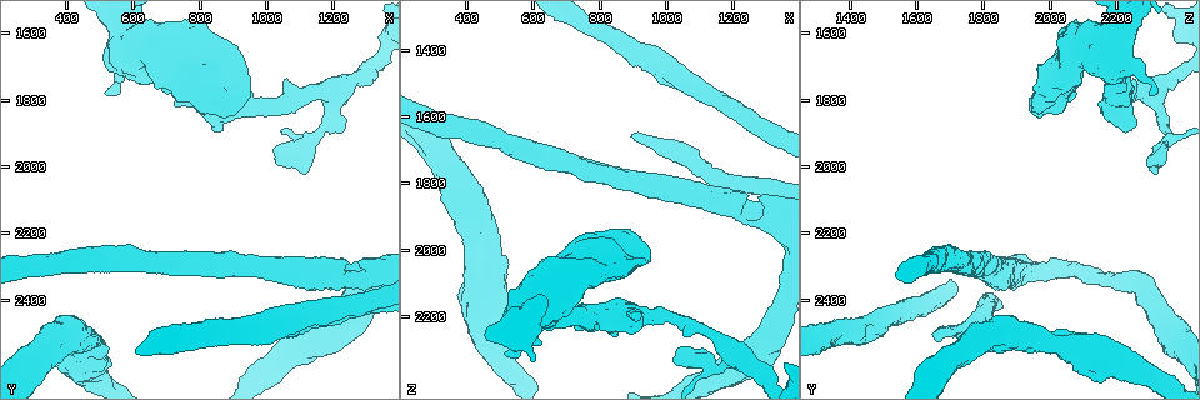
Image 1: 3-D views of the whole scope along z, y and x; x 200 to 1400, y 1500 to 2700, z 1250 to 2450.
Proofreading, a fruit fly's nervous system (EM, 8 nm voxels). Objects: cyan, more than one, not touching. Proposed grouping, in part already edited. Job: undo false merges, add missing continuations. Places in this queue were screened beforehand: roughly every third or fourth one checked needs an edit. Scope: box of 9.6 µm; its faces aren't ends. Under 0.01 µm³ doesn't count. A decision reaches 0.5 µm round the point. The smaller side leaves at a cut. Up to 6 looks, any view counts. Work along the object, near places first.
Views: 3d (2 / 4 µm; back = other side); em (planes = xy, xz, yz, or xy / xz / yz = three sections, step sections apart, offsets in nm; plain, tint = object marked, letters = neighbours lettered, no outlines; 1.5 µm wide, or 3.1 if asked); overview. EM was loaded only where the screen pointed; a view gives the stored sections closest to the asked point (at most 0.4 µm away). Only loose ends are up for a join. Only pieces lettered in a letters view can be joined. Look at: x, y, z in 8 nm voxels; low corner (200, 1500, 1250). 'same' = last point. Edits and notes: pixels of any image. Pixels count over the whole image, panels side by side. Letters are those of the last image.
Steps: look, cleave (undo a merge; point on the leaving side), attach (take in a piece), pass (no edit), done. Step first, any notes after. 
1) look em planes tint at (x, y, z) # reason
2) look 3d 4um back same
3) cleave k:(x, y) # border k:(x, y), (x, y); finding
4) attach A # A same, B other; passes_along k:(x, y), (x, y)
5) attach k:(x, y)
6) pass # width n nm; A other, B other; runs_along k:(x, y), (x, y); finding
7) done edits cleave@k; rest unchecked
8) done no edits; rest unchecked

look 3d 2um at (530, 1780, 2320)

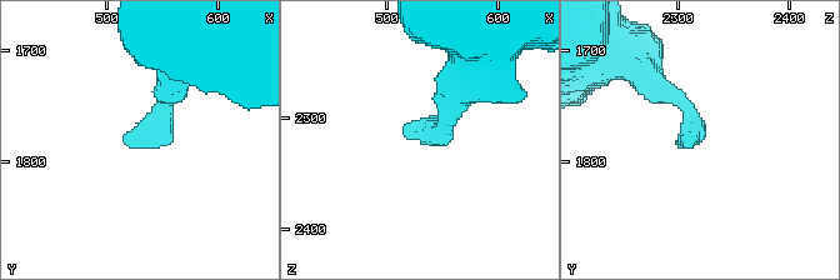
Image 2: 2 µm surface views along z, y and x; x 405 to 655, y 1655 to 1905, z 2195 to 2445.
look em planes letters at (520, 1784, 2310)

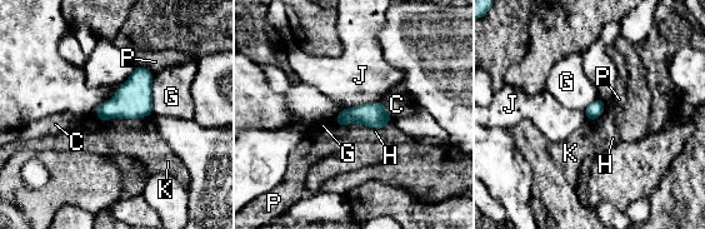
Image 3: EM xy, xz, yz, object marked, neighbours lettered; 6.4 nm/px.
pass # C other, G other, H other, J other, K other, P other; border 3:(380, 101), (391, 118); no lettered piece goes on from it

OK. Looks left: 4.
look 3d 2um at (1130, 1920, 2350) # three arms meet

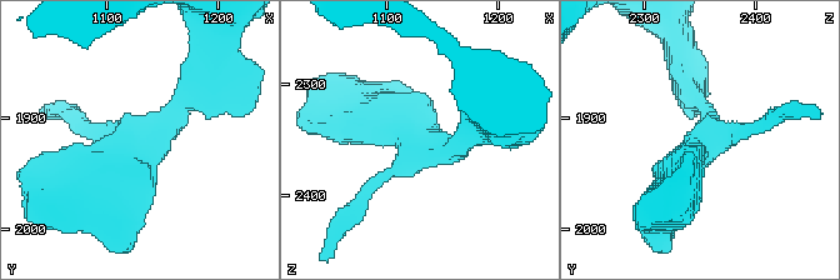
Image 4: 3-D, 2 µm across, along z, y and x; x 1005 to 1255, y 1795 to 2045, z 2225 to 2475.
look em yz step 4 tint at (1130, 1924, 2356) # arms 3; now the EM

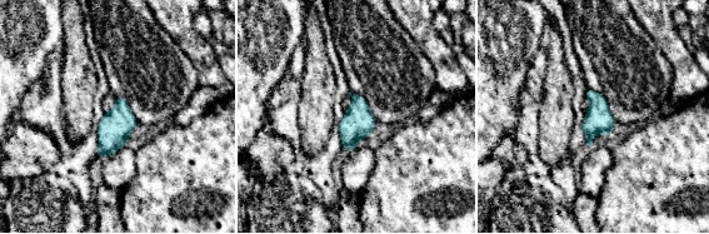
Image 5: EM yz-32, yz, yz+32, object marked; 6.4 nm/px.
look em planes letters same

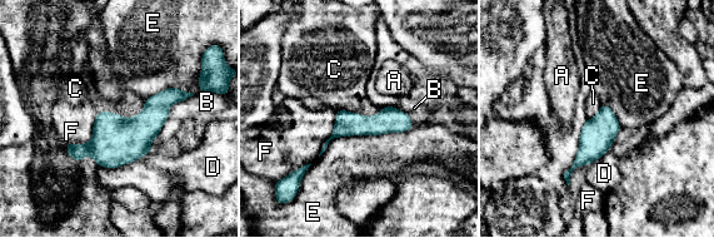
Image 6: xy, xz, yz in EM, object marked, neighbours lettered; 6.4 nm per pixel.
pass # longest_contact E 650 nm; A other, B other, C other, D other, E other, F other; all the same neuron

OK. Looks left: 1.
done no edits; rest unchecked

